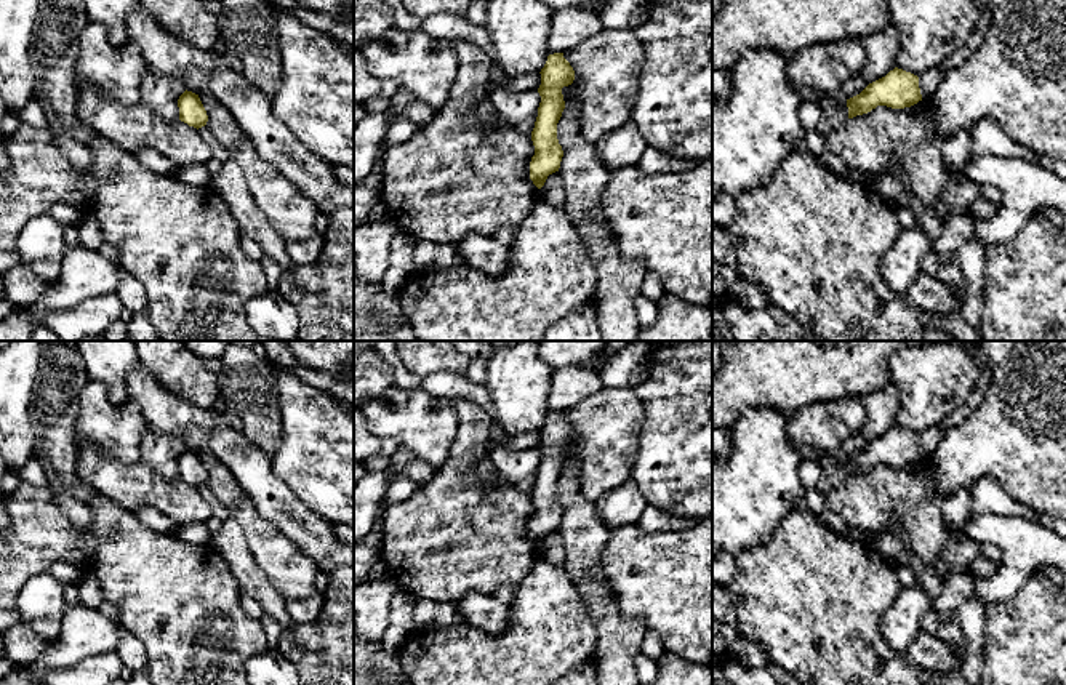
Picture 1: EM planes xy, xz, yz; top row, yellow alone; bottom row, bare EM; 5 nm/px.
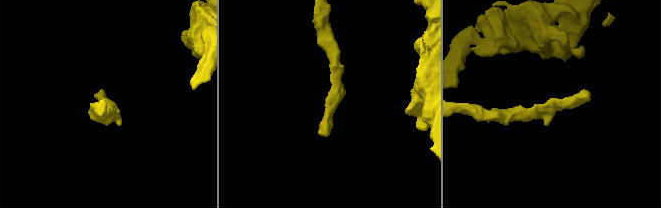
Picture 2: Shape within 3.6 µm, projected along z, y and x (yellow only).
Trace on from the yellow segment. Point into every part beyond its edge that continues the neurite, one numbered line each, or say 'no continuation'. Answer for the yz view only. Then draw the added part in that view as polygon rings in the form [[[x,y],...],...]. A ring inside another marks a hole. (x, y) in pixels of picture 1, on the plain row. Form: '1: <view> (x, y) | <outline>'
1: yz (929, 439) | [[[938,424],[938,426],[927,427],[917,435],[919,435],[919,447],[920,447],[922,458],[928,459],[932,453],[938,448],[938,443],[943,440],[944,431],[941,424]]]

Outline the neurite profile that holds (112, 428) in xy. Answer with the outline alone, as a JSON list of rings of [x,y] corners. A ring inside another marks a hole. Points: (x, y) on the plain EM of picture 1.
[[[88,381],[78,395],[78,416],[74,429],[77,448],[93,445],[112,453],[120,463],[141,461],[141,440],[147,424],[139,405],[126,399],[115,405],[106,386]]]

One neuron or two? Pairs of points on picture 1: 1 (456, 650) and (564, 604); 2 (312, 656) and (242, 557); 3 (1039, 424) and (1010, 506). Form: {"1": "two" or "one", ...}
{"1": "one", "2": "two", "3": "two"}

